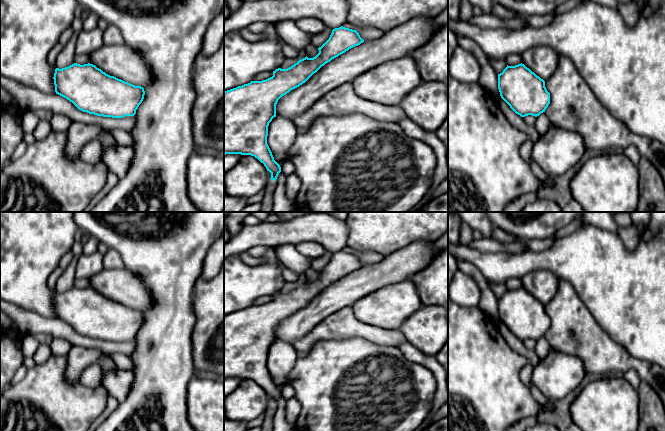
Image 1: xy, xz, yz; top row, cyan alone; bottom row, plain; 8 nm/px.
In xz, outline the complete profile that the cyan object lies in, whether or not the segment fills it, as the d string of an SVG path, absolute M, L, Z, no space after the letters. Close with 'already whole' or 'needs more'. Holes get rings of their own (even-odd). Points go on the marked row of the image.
M335 28L315 57L306 56L287 69L278 68L266 80L251 81L225 91L224 155L254 156L275 181L281 167L274 160L267 136L269 123L276 117L278 100L305 83L326 63L363 42L356 30Z | already whole

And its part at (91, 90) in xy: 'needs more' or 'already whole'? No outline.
already whole

